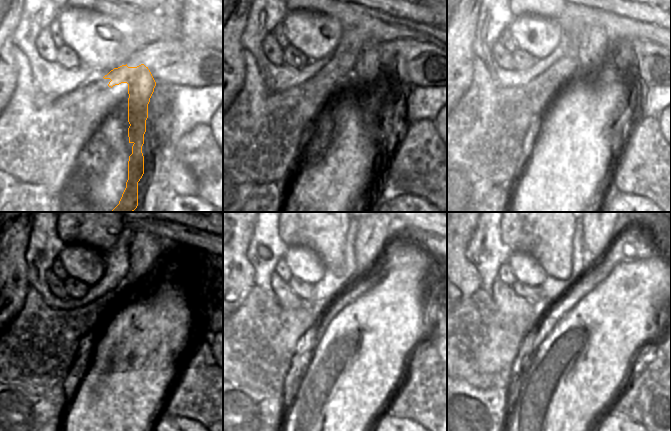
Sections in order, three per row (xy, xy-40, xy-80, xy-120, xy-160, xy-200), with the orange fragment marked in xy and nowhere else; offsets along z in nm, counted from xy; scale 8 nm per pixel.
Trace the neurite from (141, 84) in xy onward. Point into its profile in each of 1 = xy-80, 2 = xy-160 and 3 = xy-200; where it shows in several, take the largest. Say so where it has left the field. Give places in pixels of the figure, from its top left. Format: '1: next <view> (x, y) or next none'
1: next xy-80 (593, 39)
2: next xy-160 (369, 249)
3: next xy-200 (597, 232)

